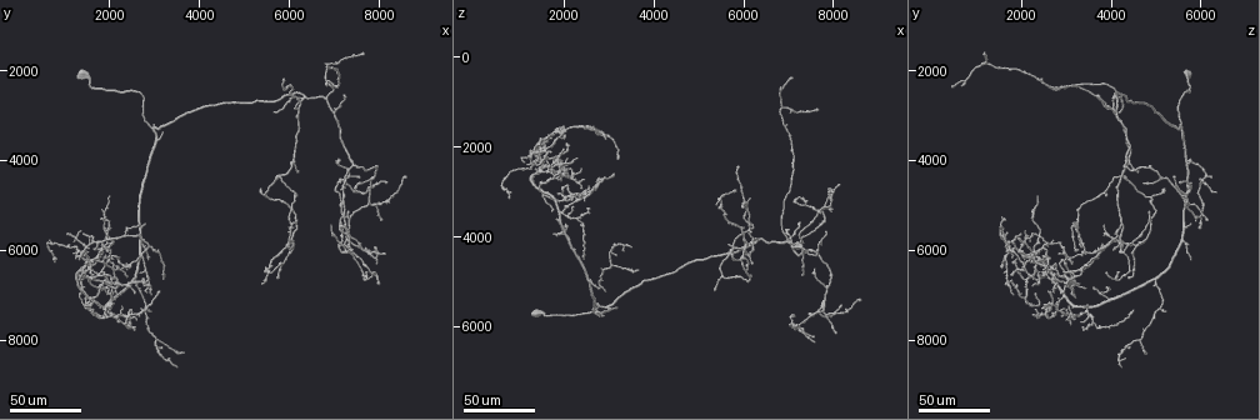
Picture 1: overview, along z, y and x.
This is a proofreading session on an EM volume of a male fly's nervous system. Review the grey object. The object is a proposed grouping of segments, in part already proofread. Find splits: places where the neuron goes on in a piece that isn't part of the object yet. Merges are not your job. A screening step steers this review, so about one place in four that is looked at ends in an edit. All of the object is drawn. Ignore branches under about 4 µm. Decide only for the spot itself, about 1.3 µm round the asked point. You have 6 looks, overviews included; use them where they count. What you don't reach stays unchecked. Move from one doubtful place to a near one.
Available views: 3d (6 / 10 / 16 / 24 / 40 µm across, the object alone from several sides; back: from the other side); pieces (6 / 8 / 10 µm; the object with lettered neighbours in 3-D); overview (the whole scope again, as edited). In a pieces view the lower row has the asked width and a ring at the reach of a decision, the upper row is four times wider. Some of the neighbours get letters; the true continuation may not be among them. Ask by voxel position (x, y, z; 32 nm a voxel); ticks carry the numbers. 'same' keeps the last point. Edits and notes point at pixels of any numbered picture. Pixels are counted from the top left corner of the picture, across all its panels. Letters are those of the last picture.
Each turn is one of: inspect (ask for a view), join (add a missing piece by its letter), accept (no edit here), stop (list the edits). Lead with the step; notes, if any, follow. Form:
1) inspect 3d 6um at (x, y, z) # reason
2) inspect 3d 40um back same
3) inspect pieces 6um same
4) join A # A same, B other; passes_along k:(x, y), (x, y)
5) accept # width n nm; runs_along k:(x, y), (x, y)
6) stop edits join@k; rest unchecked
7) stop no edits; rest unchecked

inspect 3d 24um at (7900, 6750, 2900) # branch stops here

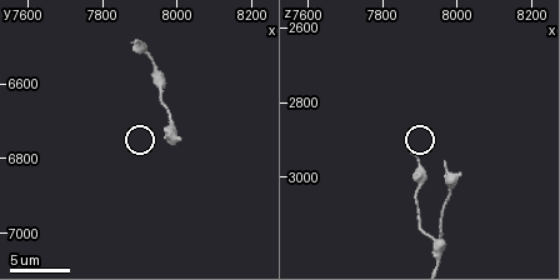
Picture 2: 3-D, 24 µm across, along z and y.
inspect pieces 6um at (7970, 6740, 2960)

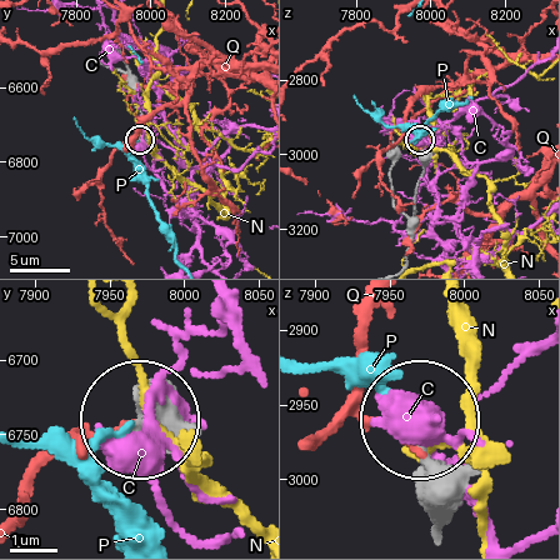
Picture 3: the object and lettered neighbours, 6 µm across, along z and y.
accept # C other, N other, P other, Q other; none of them fits

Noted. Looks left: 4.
inspect 3d 24um at (1700, 6900, 3400) # free end

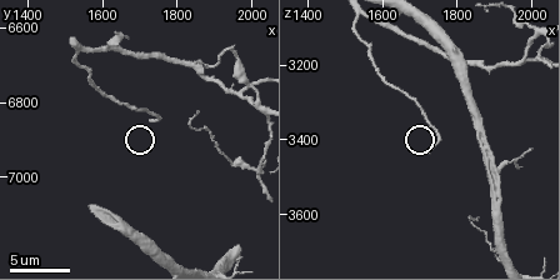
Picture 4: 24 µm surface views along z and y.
inspect pieces 6um at (1730, 6850, 3420)

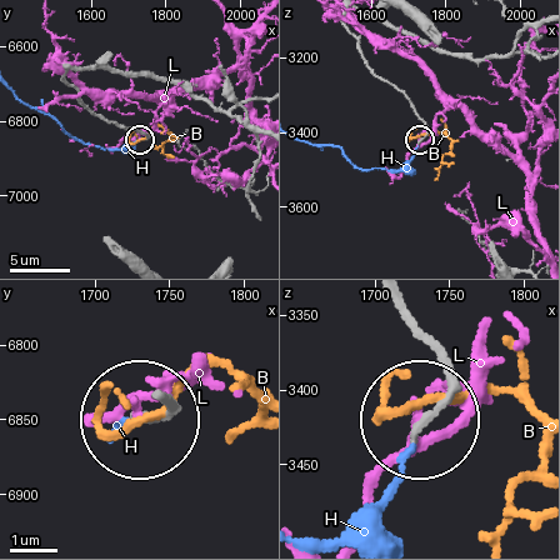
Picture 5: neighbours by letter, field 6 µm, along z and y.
join H # B other, H same, L other; passes_along 5:(154, 399), (166, 410), (115, 426); the neuron continues

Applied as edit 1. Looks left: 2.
inspect 3d 24um at (7050, 2350, 450) # end of a long branch

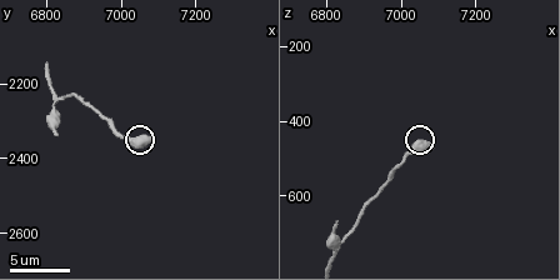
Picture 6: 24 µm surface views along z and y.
inspect pieces 6um at (7080, 2350, 460)

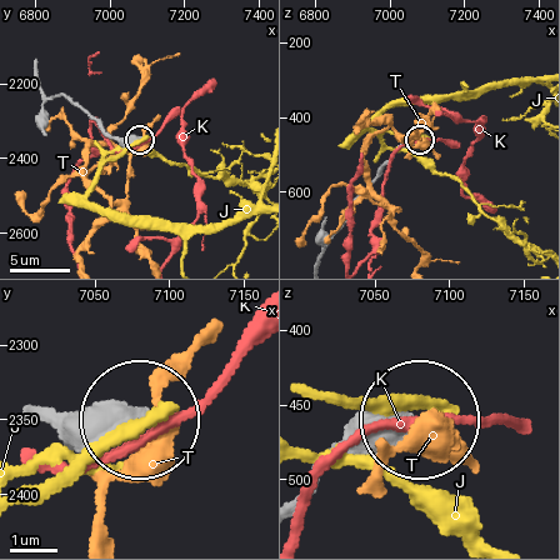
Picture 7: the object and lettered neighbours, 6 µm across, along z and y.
accept # width 510 nm; J other, K other, T other; runs_along 7:(38, 409), (141, 416); none of them fits

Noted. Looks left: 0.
stop edits join@5; rest unchecked

